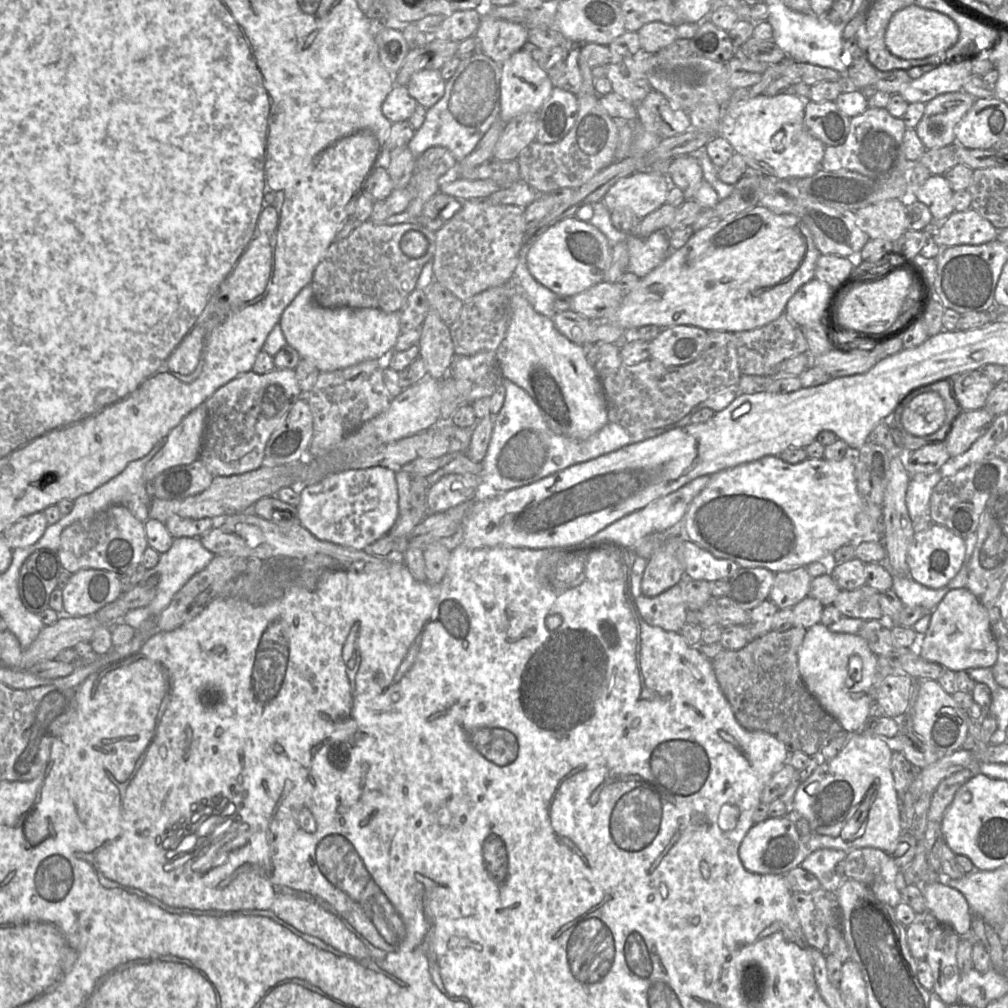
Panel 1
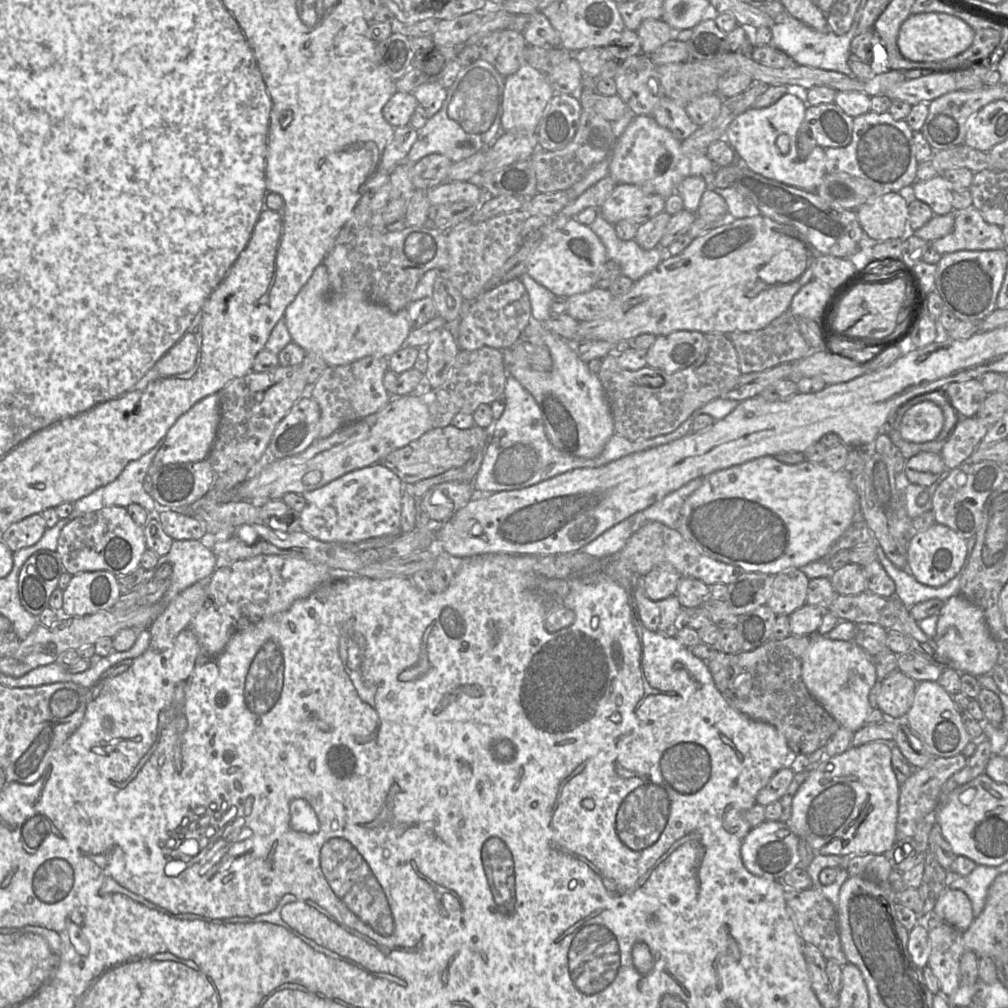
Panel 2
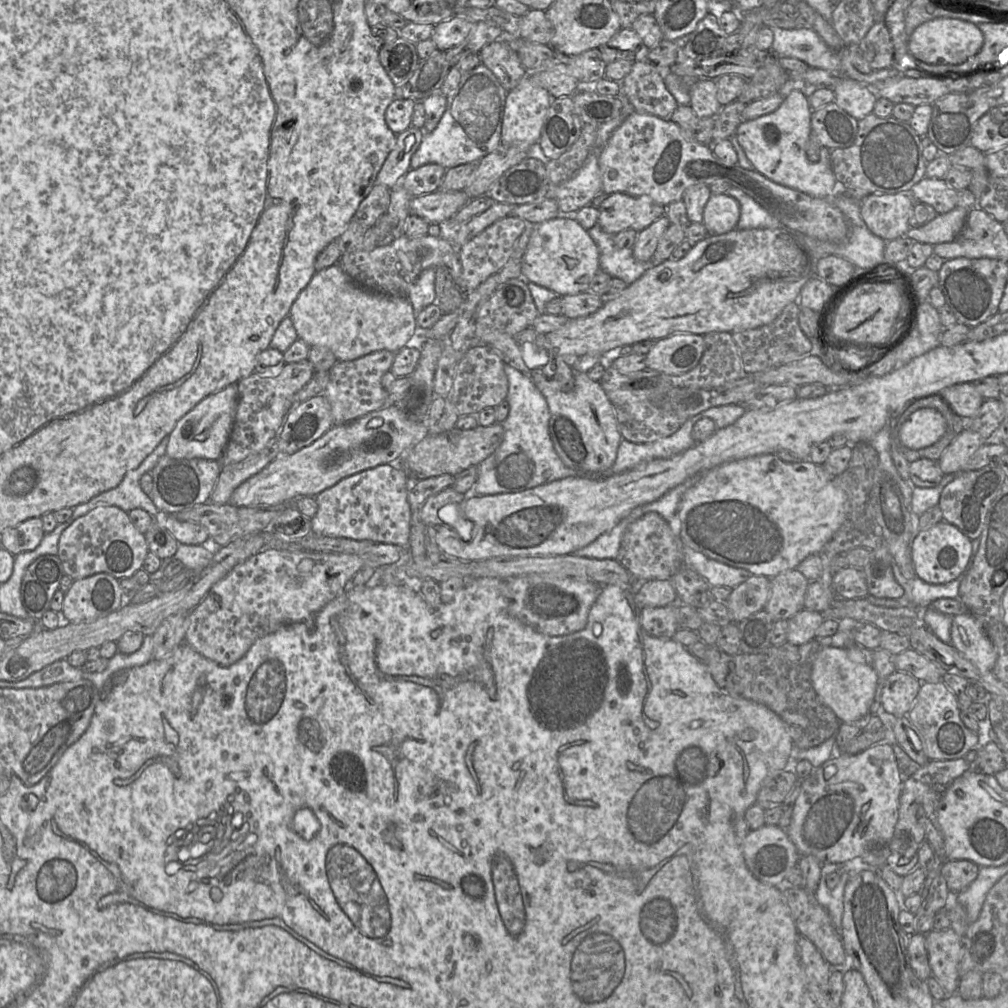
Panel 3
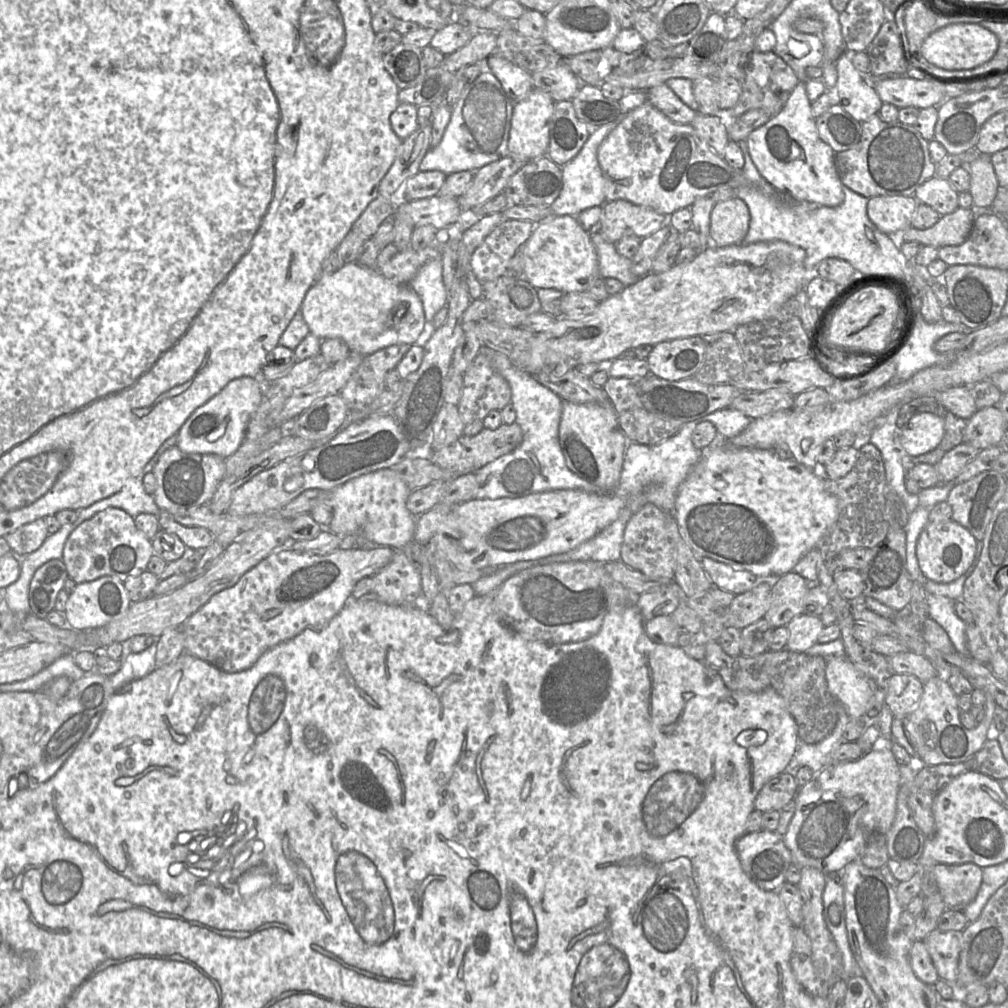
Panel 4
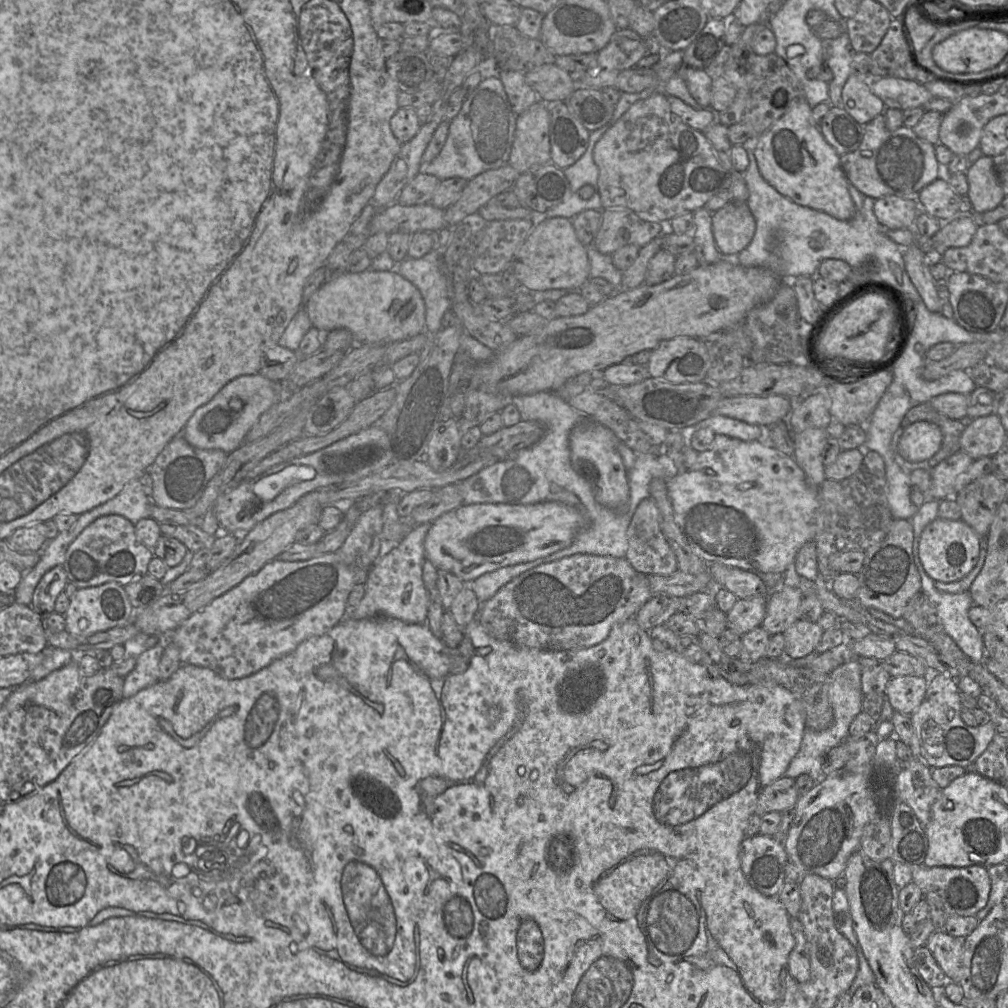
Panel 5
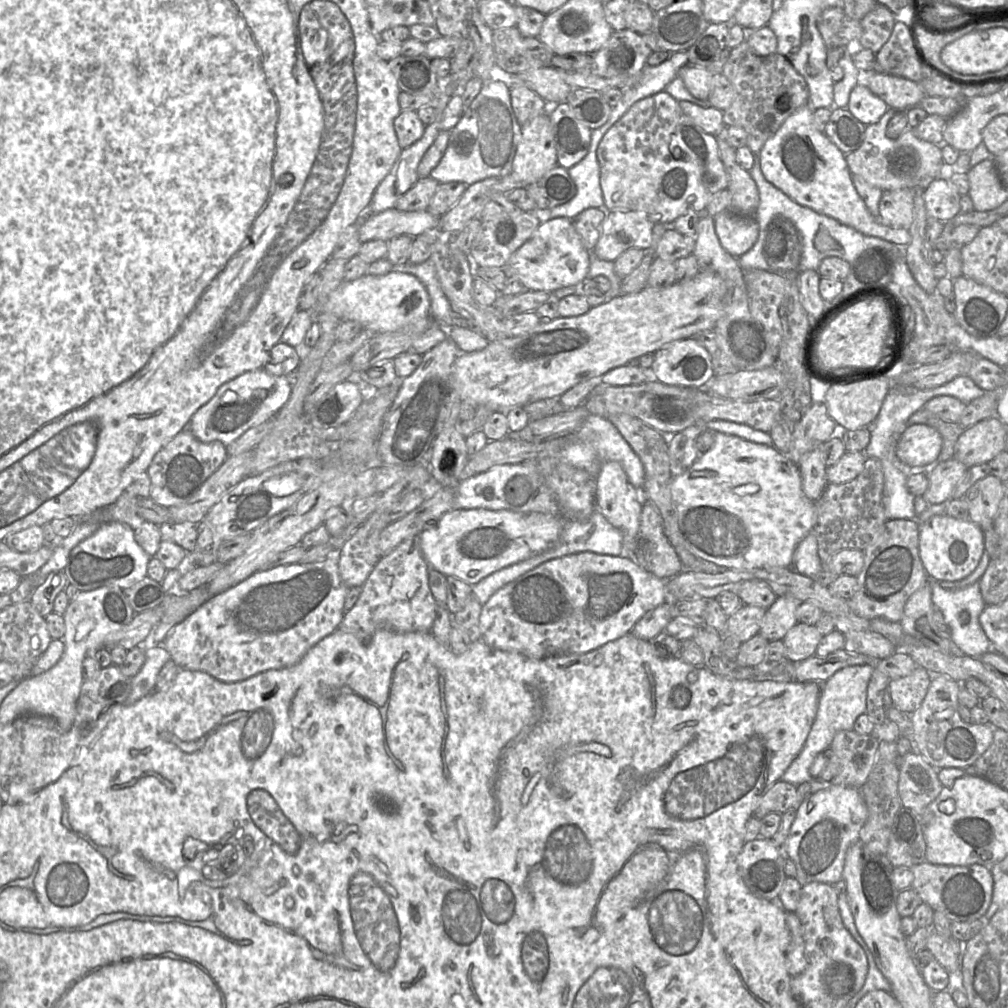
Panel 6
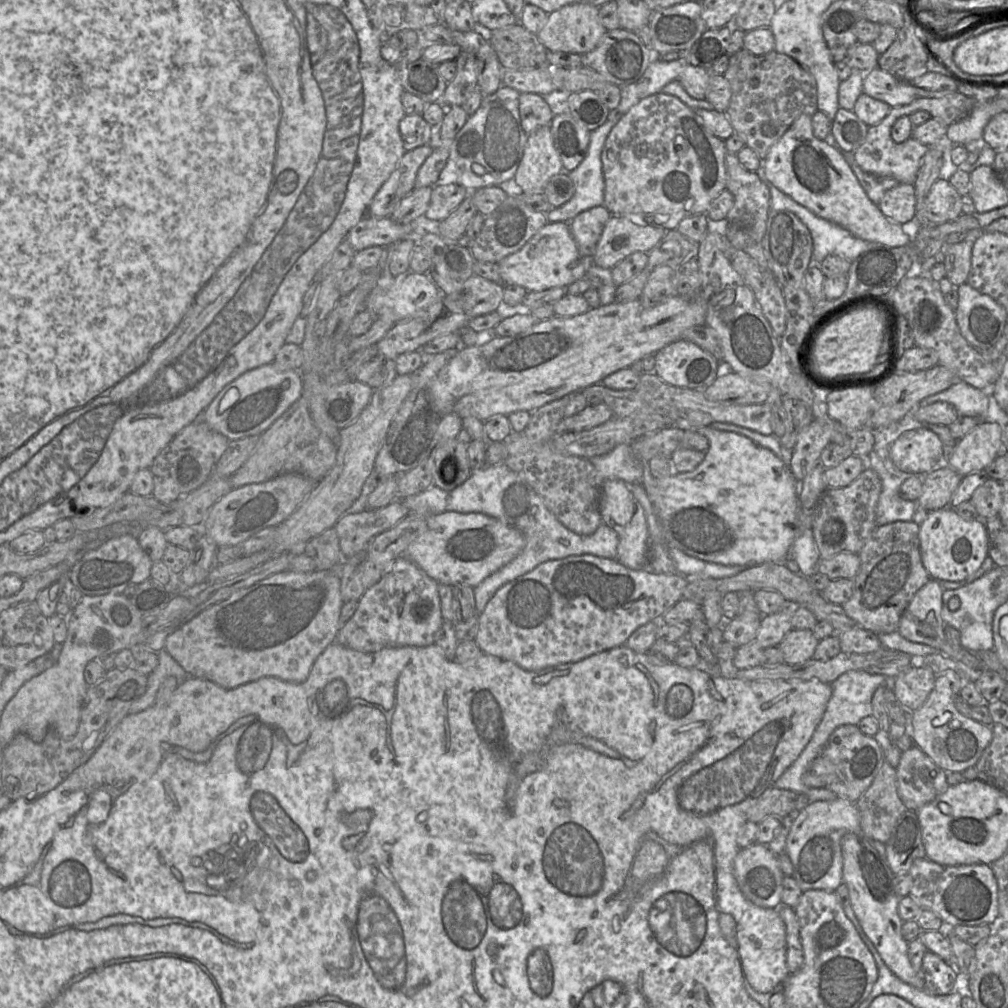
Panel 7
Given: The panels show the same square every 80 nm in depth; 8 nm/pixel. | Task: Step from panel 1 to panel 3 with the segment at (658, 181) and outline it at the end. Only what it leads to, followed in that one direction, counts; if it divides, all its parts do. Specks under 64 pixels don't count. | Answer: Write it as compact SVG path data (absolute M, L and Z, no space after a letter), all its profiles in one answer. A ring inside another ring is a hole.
M623 192L604 196L598 202L598 208L598 224L612 235L625 229L639 232L666 212L665 206L647 196L636 197Z

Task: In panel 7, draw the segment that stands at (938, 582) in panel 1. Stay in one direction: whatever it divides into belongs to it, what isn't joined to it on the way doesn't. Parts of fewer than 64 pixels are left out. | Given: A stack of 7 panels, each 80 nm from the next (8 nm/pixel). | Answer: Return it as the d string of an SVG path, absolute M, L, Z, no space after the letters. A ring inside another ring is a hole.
M953 507L928 511L919 528L922 563L930 579L962 581L975 573L988 556L988 532L982 519L965 520Z

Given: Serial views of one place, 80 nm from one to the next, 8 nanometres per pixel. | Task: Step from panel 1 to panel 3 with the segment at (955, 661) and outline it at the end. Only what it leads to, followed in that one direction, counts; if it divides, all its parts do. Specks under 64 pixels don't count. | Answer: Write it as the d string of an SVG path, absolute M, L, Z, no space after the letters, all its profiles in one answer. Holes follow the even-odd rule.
M969 612L951 618L950 644L980 671L992 671L997 652L979 621Z

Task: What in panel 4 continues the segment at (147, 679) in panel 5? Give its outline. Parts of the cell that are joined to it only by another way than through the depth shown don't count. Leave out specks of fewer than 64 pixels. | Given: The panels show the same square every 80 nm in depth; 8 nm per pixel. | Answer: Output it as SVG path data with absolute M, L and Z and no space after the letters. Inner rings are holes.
M157 640L141 652L122 656L120 669L109 677L113 689L117 690L127 683L140 680L151 674L156 669L156 649Z

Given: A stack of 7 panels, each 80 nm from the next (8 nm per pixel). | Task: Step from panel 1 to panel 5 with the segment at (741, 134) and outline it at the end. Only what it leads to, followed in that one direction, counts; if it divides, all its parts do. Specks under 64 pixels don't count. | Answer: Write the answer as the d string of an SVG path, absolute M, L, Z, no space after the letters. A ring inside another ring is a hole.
M804 96L796 98L793 102L789 110L781 116L772 126L767 129L764 133L762 133L758 137L757 145L754 150L754 155L756 158L757 165L759 167L759 171L763 178L772 185L780 194L783 196L789 198L793 202L803 205L806 207L810 207L815 210L823 211L830 216L839 219L839 220L850 220L853 218L856 212L855 204L851 198L851 195L848 190L848 183L849 180L846 177L846 174L841 166L840 163L840 155L837 153L837 151L826 141L824 136L822 135L818 125L814 122L812 117L812 108L807 102L806 98Z

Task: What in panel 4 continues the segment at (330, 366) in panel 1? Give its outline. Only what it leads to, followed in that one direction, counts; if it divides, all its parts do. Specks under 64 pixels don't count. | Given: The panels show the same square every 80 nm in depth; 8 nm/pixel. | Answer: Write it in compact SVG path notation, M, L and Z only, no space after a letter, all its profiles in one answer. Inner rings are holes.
M357 262L348 263L330 274L320 276L307 291L300 313L310 333L321 340L339 338L348 345L351 352L363 356L392 345L413 345L425 325L422 302L409 285L398 284L379 274L375 268L364 267Z

